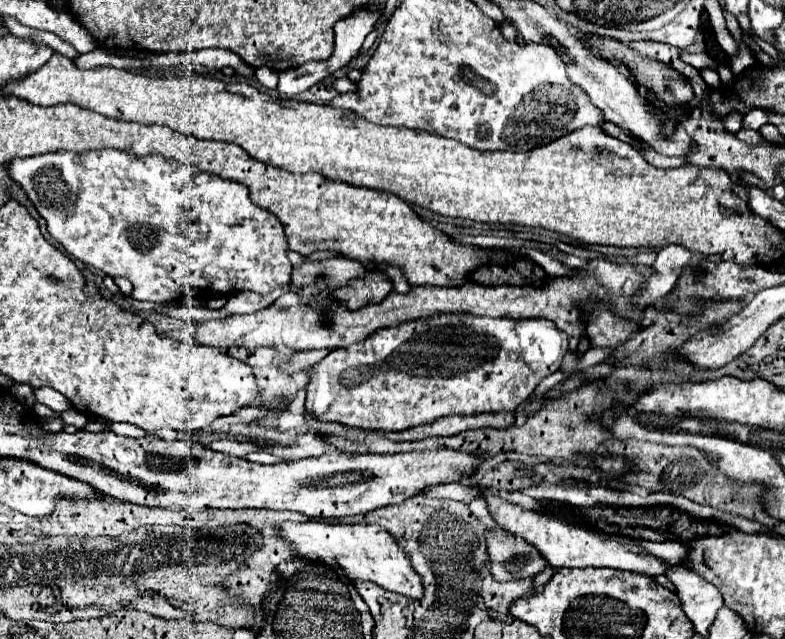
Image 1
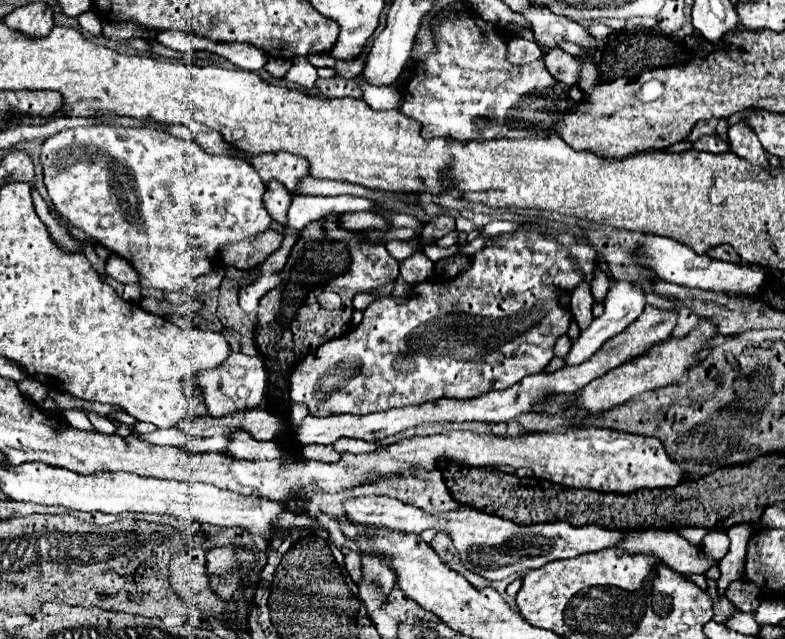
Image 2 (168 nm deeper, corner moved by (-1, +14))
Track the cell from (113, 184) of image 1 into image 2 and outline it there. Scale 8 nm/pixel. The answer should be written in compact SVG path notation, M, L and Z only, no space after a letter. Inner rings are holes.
M93 126L49 136L41 148L47 192L59 214L81 228L97 244L123 256L139 274L139 286L125 286L123 300L137 302L147 288L181 292L191 280L215 268L223 244L253 240L271 226L263 206L265 184L245 160L207 154L197 142L149 128Z

